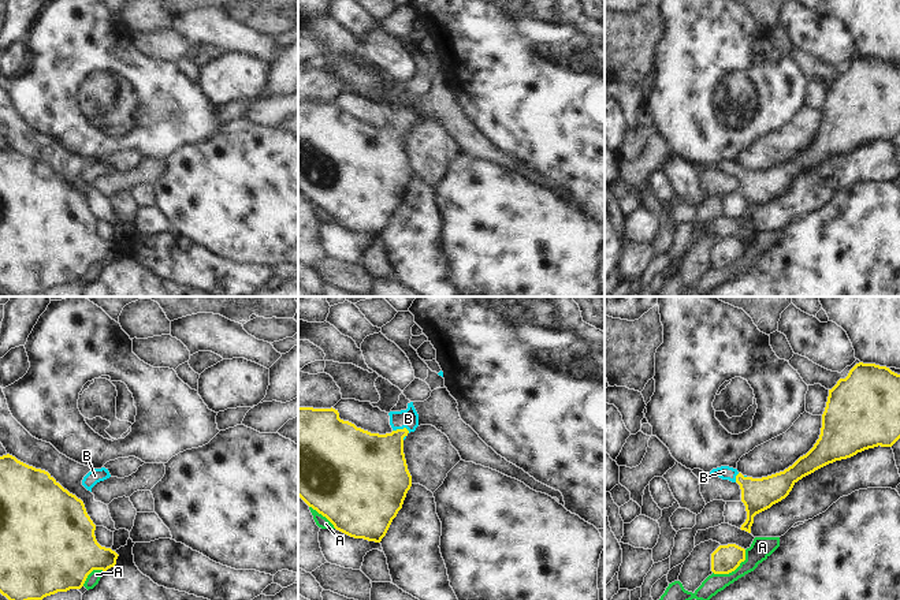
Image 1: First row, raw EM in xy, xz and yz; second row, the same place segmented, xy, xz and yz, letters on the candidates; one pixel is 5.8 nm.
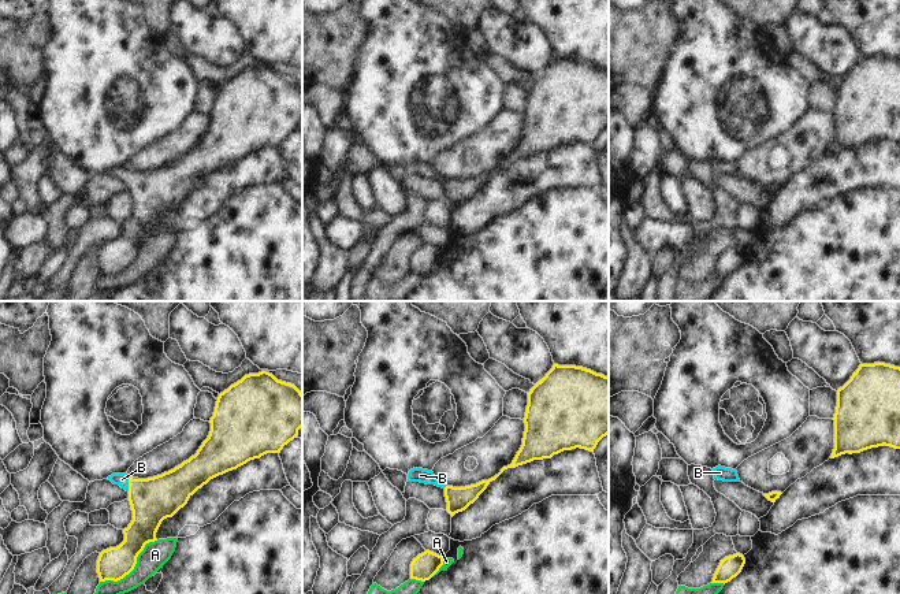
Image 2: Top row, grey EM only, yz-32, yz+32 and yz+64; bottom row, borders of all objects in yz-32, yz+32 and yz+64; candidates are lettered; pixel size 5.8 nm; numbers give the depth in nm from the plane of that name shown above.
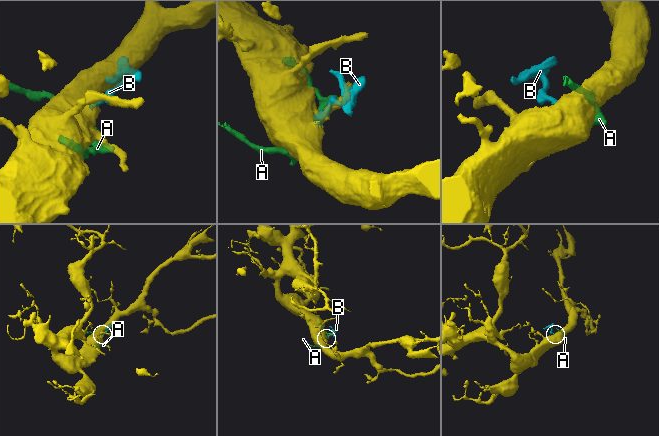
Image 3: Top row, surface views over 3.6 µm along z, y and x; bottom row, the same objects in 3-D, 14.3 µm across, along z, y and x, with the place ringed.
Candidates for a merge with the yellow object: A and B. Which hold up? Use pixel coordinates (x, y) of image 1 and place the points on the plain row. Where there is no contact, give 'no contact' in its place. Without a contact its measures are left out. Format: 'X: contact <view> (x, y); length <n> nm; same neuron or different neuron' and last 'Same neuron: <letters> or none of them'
A: contact yz (733, 264); length 240 nm; different neuron
B: contact xz (401, 123); length 110 nm; same neuron
Same neuron: B

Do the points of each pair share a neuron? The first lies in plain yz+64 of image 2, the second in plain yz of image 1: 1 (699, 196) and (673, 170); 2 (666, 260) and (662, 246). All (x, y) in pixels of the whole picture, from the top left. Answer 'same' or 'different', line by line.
1: same
2: same

